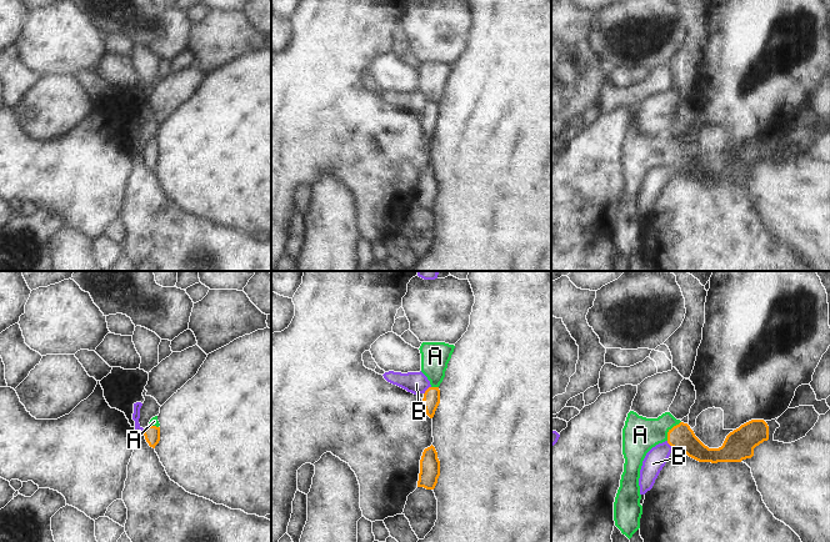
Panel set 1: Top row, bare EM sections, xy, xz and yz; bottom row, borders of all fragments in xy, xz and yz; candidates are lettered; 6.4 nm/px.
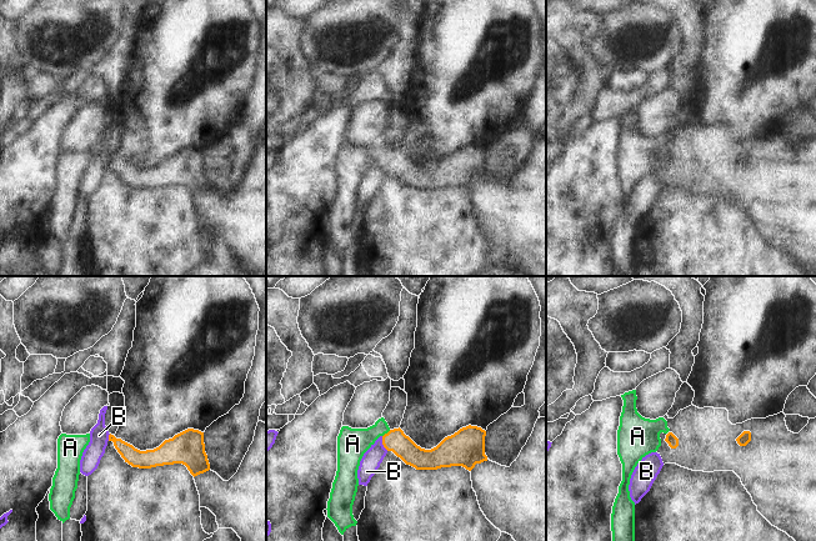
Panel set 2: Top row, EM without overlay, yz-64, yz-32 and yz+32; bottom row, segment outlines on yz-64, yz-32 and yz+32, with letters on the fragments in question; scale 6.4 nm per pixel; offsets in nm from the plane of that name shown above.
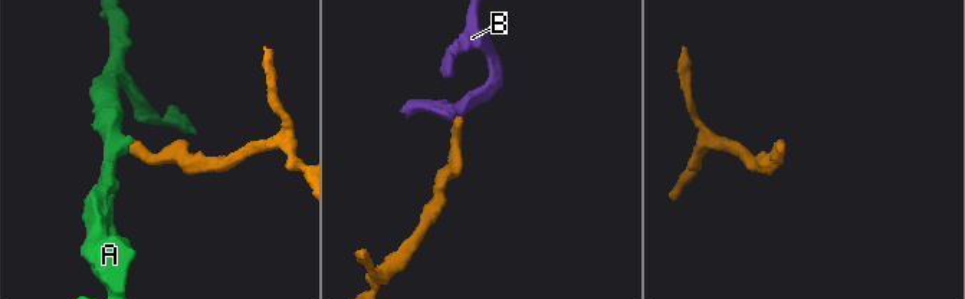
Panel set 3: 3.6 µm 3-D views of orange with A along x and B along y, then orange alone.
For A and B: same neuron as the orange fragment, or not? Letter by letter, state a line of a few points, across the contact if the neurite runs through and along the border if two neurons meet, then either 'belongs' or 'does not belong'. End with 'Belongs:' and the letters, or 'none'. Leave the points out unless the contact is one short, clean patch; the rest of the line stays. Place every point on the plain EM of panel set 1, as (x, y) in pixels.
A: line yz (681, 157), (670, 150), (658, 150), (640, 155); belongs
B: line xz (430, 106), (424, 114); does not belong
Belongs: A

